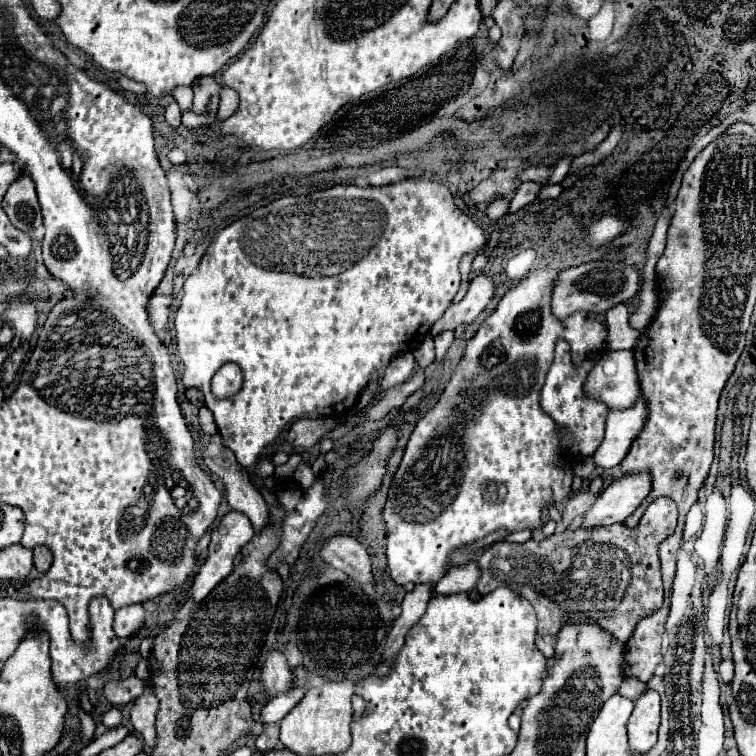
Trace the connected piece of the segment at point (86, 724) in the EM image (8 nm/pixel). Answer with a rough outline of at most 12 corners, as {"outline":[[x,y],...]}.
{"outline":[[80,706],[81,740],[93,738],[96,723]]}

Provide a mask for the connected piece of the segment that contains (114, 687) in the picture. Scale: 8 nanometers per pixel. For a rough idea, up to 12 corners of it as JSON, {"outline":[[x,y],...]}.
{"outline":[[136,675],[104,685],[104,697],[124,707],[144,693]]}

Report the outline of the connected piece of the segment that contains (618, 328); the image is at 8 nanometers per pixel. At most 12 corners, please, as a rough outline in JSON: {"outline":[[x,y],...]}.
{"outline":[[628,307],[606,313],[606,351],[634,349],[640,331],[630,325]]}

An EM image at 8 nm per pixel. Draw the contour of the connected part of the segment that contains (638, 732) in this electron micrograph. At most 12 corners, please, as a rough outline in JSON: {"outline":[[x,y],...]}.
{"outline":[[646,691],[630,715],[630,749],[646,753],[656,745],[660,695]]}

